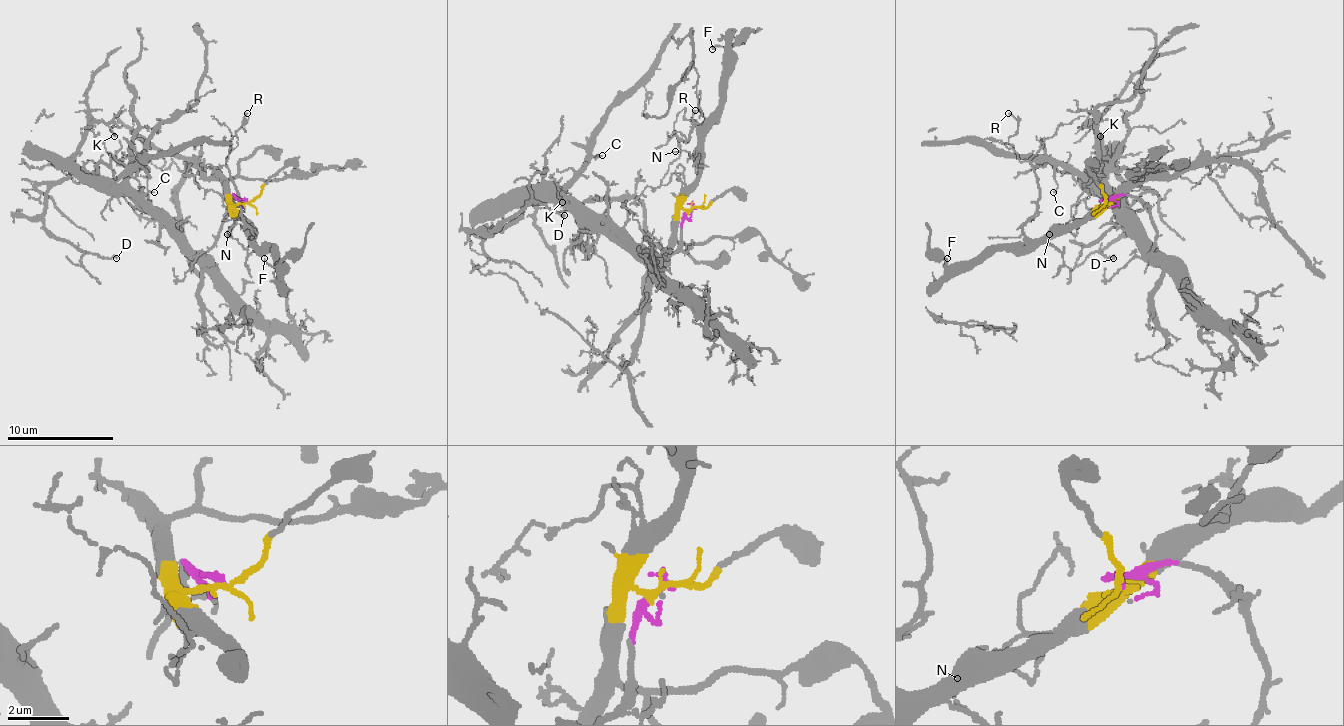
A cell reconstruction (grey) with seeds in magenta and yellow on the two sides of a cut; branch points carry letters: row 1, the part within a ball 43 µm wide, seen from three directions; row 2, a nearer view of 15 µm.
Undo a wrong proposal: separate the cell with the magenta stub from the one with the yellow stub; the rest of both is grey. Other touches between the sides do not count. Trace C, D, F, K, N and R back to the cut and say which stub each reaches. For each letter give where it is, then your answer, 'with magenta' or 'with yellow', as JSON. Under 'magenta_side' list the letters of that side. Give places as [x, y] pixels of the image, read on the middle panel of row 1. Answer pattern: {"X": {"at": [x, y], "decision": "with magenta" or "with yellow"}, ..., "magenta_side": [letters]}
{"C": {"at": [602, 155], "decision": "with magenta"}, "D": {"at": [564, 215], "decision": "with magenta"}, "F": {"at": [712, 49], "decision": "with yellow"}, "K": {"at": [562, 202], "decision": "with magenta"}, "N": {"at": [675, 151], "decision": "with yellow"}, "R": {"at": [695, 110], "decision": "with yellow"}, "magenta_side": ["C", "D", "K"]}

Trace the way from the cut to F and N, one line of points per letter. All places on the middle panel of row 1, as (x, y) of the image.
F: (696, 208), (685, 208), (682, 200), (696, 184), (698, 133), (720, 104), (725, 72), (725, 48), (712, 48)
N: (696, 208), (685, 208), (682, 200), (696, 184), (698, 152), (693, 157), (685, 149), (674, 152)

